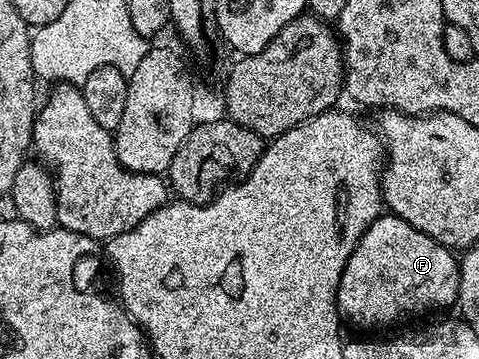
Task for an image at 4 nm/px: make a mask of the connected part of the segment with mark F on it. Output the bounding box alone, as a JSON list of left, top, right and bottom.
[335,215,459,325]

